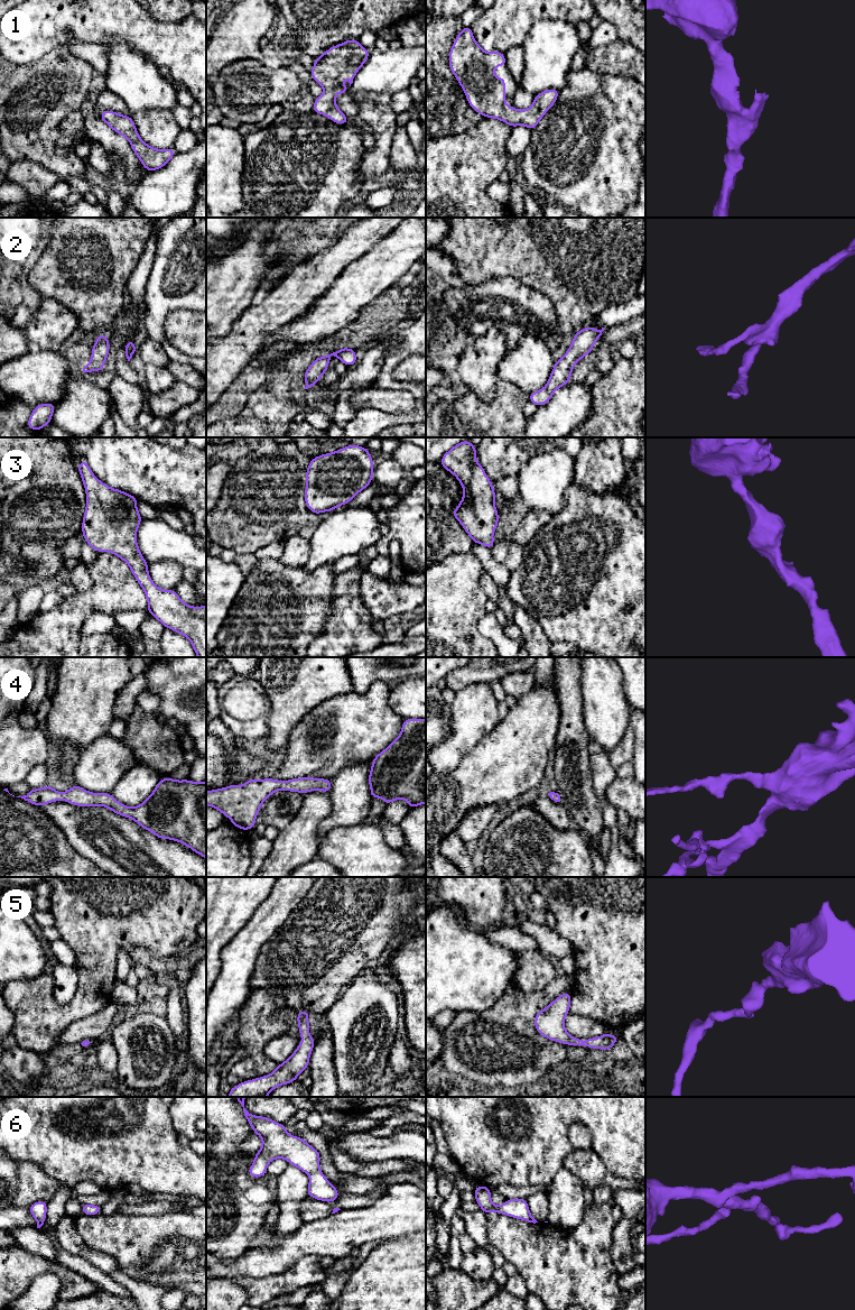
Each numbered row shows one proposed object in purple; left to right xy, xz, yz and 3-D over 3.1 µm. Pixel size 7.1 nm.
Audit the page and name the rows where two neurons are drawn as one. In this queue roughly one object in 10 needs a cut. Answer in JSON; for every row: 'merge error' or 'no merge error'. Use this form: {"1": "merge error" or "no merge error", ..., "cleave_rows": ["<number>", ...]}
{"1": "no merge error", "2": "no merge error", "3": "no merge error", "4": "no merge error", "5": "no merge error", "6": "no merge error", "cleave_rows": []}

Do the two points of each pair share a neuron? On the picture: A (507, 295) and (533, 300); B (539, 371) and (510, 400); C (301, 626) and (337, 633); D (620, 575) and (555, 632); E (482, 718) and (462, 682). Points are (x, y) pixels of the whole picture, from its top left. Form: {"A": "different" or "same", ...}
{"A": "same", "B": "different", "C": "different", "D": "same", "E": "different"}

